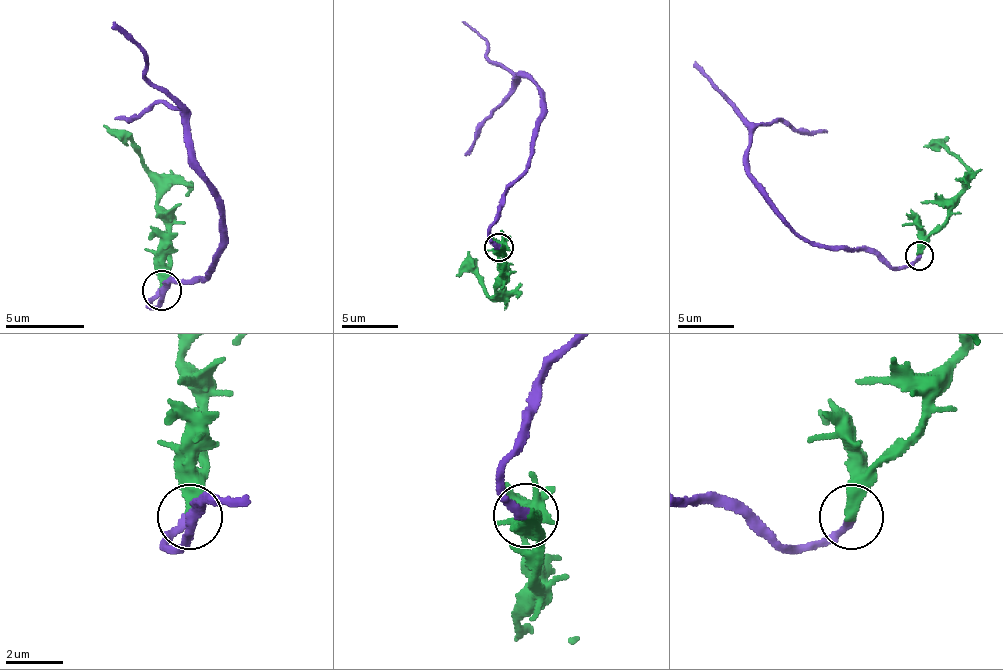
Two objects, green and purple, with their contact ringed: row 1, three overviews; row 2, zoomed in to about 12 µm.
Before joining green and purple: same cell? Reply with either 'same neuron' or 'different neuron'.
same neuron

